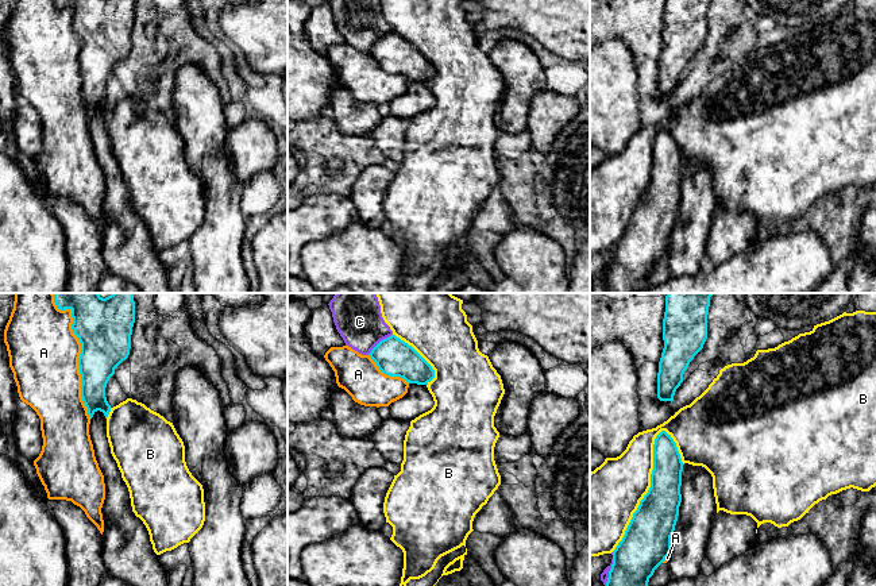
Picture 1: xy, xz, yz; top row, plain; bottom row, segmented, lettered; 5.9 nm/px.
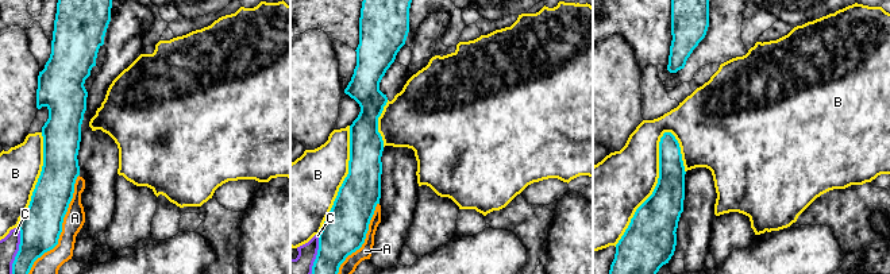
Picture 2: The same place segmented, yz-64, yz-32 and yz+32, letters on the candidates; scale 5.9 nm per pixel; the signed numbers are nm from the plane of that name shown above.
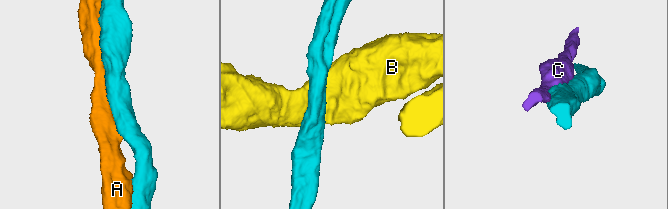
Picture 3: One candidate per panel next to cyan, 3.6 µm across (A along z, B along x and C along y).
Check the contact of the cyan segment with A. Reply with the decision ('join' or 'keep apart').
keep apart

